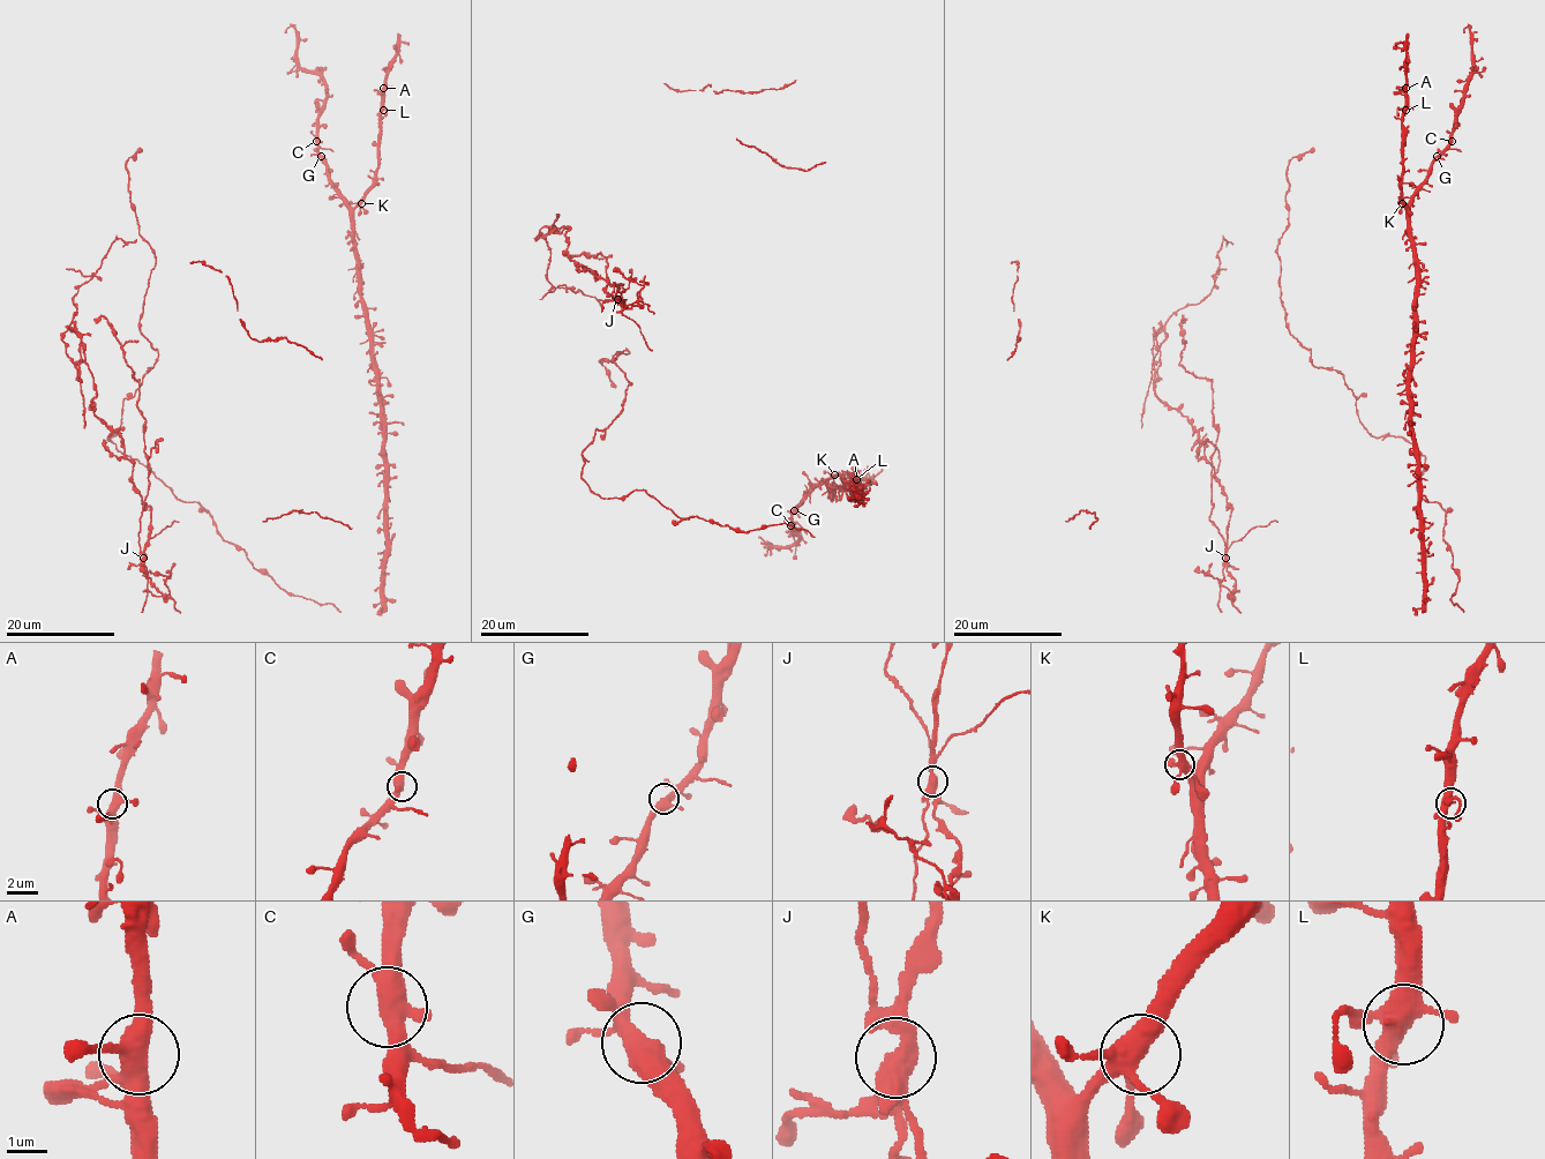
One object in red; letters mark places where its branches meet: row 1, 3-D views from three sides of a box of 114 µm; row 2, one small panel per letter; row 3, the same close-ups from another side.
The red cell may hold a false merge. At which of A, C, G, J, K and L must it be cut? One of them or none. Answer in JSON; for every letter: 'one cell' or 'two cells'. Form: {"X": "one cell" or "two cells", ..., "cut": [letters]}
{"A": "one cell", "C": "one cell", "G": "one cell", "J": "two cells", "K": "one cell", "L": "one cell", "cut": ["J"]}

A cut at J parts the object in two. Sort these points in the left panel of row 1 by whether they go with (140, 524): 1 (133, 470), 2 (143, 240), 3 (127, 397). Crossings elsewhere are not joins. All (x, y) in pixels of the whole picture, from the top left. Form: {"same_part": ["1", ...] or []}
{"same_part": ["2", "3"]}

